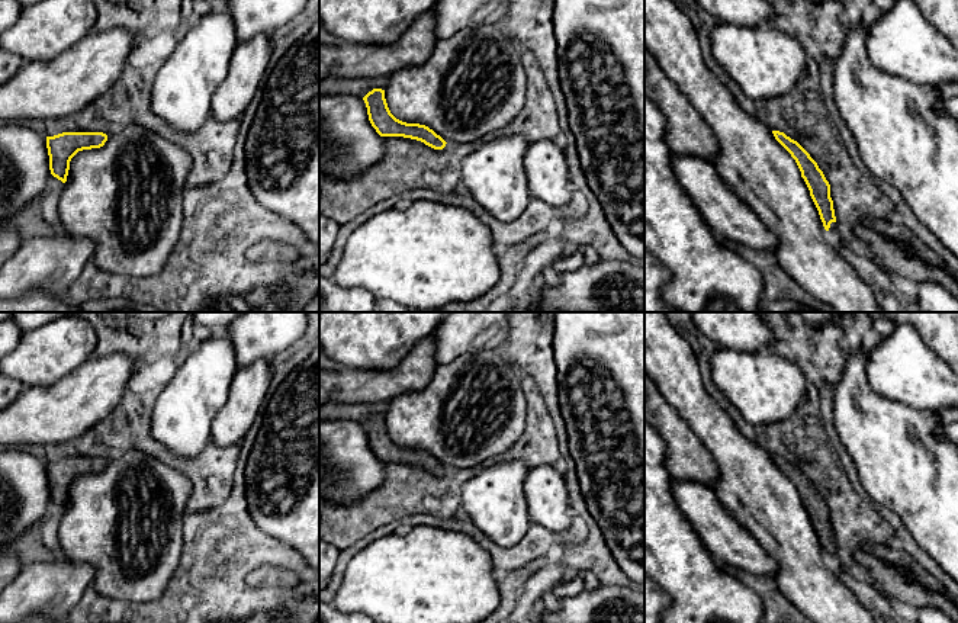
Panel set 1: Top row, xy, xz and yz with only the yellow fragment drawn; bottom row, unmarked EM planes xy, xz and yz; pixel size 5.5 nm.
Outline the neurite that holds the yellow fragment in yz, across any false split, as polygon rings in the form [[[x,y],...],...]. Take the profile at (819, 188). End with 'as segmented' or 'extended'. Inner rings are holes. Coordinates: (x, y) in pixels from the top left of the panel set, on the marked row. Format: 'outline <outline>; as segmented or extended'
outline [[[772,131],[775,139],[791,154],[795,160],[801,177],[804,179],[810,196],[819,211],[820,219],[829,235],[838,234],[838,224],[833,209],[833,200],[830,198],[830,184],[826,180],[823,171],[810,154],[794,139],[787,137],[784,132]]]; extended

